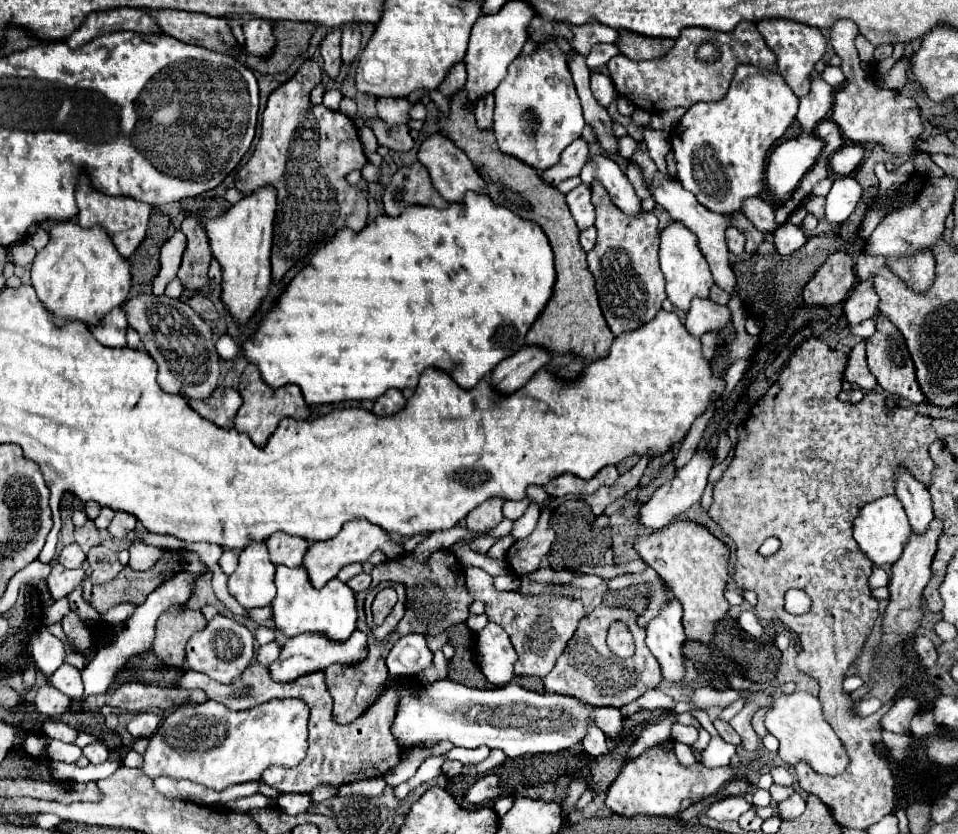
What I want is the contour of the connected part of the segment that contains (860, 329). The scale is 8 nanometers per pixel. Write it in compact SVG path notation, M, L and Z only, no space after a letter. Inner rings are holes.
M866 319L866 321L862 321L862 323L854 325L854 327L850 327L850 333L858 335L862 339L868 339L870 335L874 335L874 331L876 331L876 327L874 327L874 323L870 323L870 319Z

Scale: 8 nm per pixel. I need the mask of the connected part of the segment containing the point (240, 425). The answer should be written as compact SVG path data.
M248 365L240 377L240 385L238 385L238 391L242 395L242 407L238 409L236 413L236 421L234 421L234 427L238 431L246 431L250 435L250 439L254 441L254 445L258 447L264 447L268 437L276 431L280 419L284 417L292 417L292 419L308 419L310 415L310 407L306 405L304 397L302 397L302 391L296 387L296 385L286 385L286 387L280 387L280 389L272 389L268 387L262 377L260 377L260 371L258 367L254 365Z

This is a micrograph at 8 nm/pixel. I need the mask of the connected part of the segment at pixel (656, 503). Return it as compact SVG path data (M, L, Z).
M706 449L704 451L696 451L696 455L692 457L692 461L686 467L682 467L668 485L662 485L660 489L656 489L654 495L650 497L650 501L646 505L642 505L640 515L638 515L640 525L646 527L646 529L650 529L650 531L658 531L658 529L670 525L676 517L680 517L694 503L698 503L700 497L702 497L702 493L704 493L704 487L708 483L706 477L708 477L708 471L712 469L714 461L716 461L714 455L710 455Z

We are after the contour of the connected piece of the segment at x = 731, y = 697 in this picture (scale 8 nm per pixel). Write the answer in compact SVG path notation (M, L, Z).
M696 689L692 691L692 703L696 709L708 709L708 707L726 707L730 703L734 703L738 699L738 691L736 689L728 689L728 691L716 691L716 689Z

